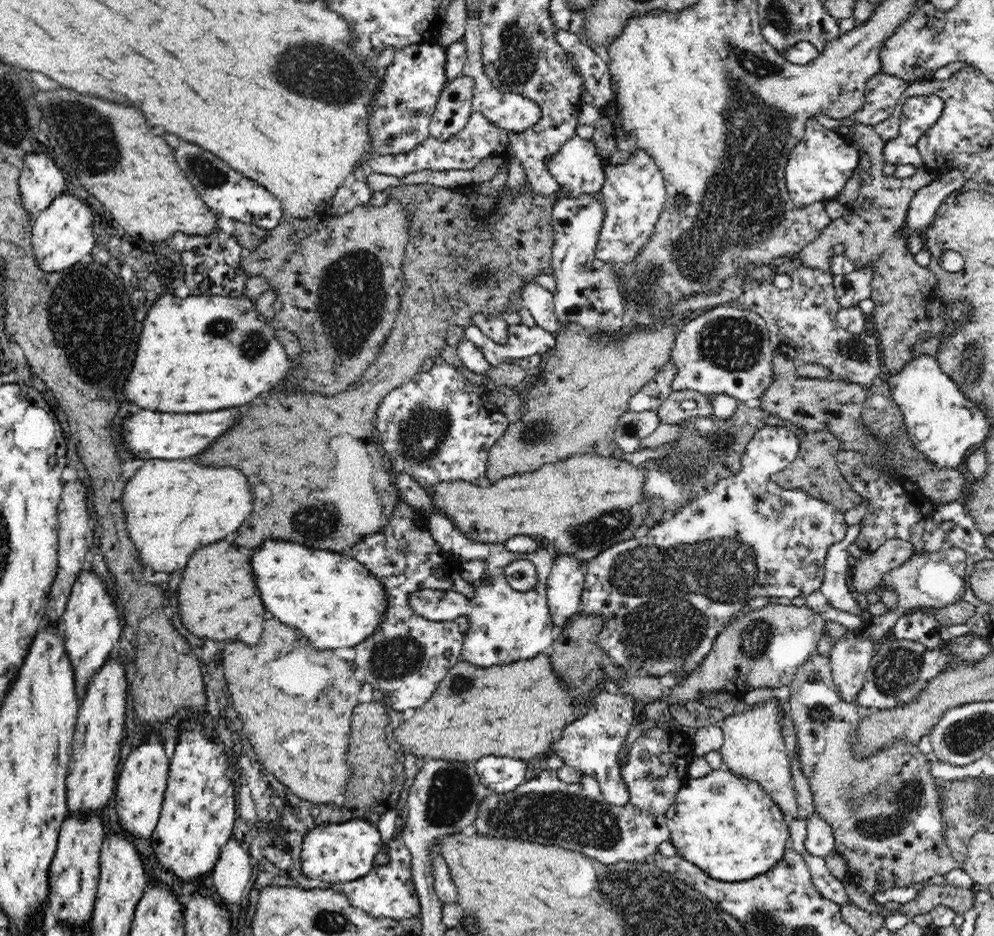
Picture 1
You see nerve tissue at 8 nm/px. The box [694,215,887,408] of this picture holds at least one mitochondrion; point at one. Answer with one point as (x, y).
(730, 343)

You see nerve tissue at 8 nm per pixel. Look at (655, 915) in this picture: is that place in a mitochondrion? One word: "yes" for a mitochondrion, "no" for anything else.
yes

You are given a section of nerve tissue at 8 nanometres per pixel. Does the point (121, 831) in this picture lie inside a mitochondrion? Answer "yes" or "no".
no

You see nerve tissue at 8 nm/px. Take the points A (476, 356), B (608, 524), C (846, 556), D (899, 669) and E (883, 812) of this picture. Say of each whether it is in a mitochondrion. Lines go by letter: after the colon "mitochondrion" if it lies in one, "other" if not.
A: other
B: mitochondrion
C: other
D: mitochondrion
E: mitochondrion

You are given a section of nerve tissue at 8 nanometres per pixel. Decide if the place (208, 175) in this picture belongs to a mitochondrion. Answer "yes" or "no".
yes

